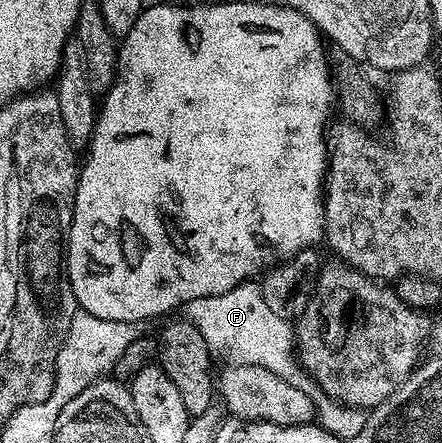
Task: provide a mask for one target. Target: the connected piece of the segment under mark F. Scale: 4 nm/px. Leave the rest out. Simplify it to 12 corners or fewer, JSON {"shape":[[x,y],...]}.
{"shape":[[248,281],[189,301],[212,352],[311,395],[294,326]]}

